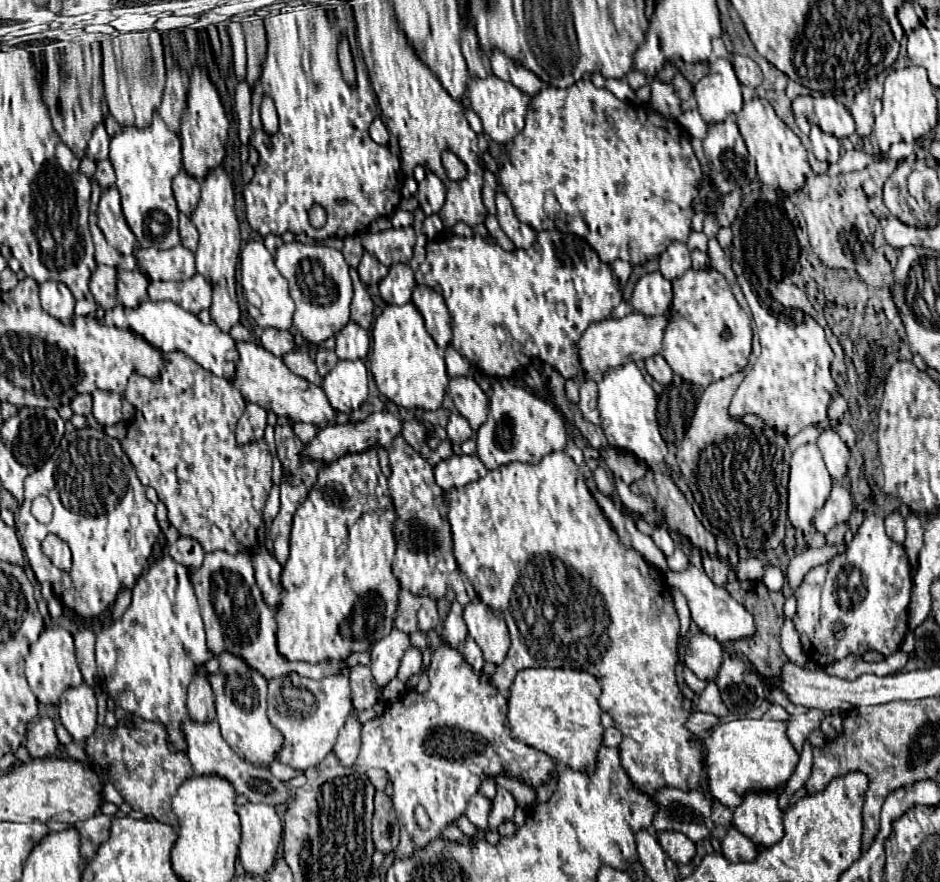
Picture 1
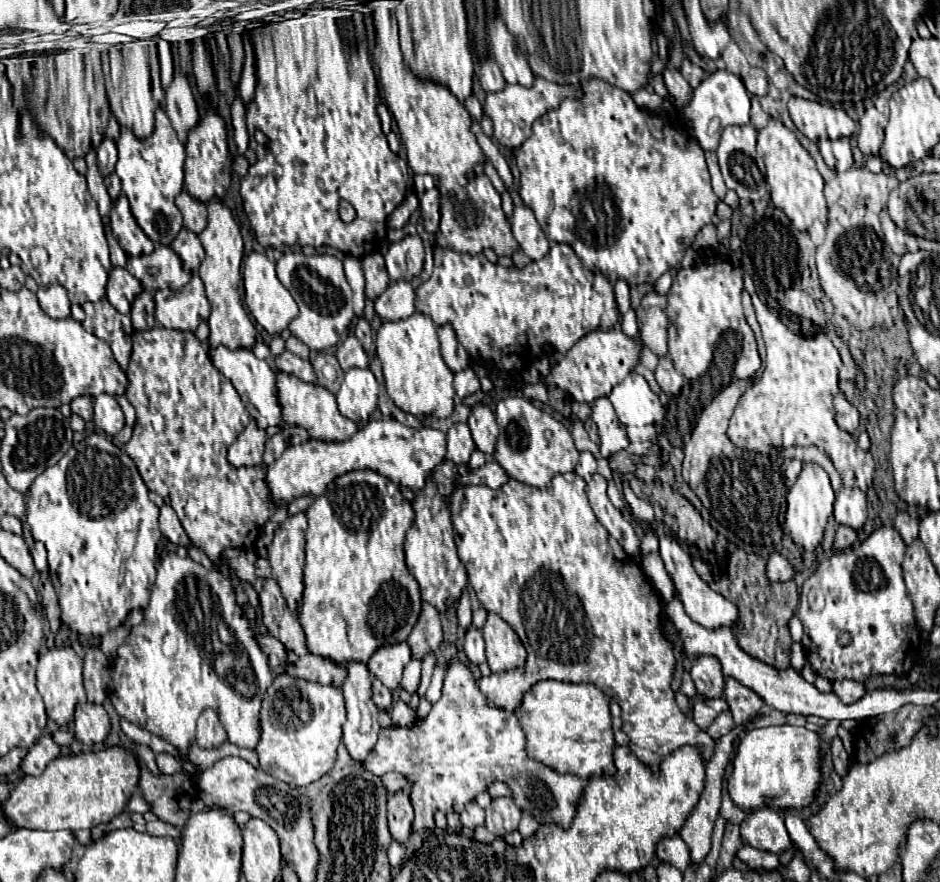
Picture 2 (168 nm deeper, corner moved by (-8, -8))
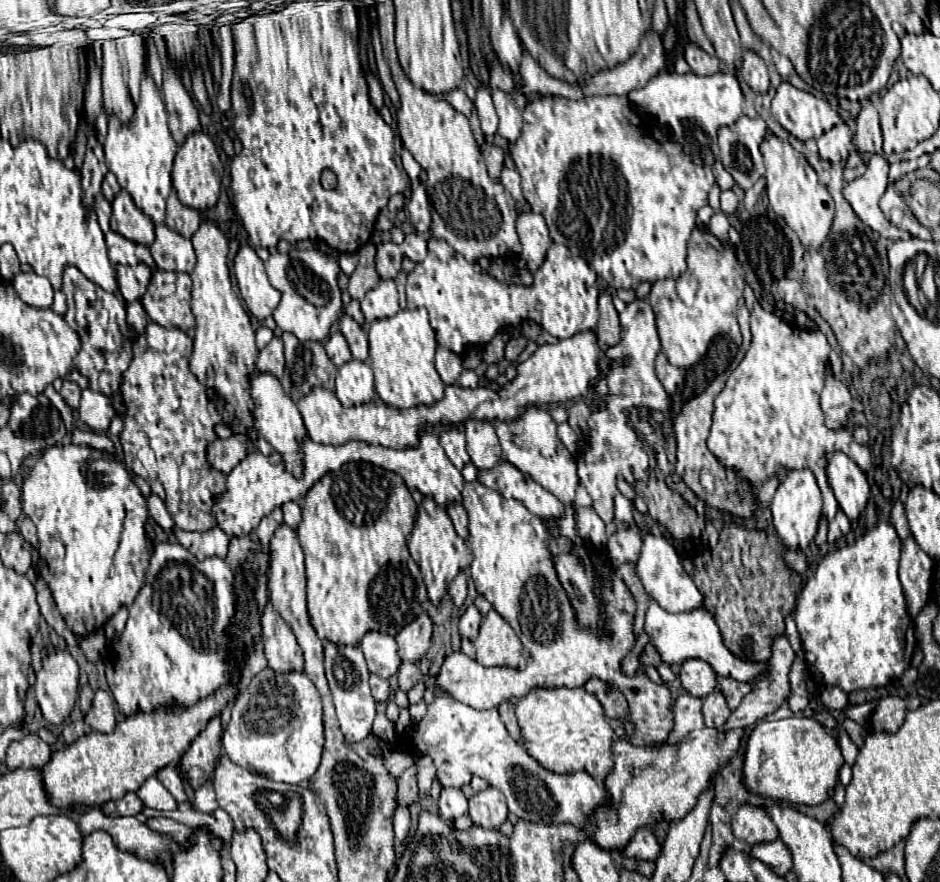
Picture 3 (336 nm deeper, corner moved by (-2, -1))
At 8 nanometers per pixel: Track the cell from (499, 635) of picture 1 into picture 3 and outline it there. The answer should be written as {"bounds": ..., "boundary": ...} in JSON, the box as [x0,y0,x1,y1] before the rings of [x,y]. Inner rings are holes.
{"bounds":[473,610,525,668],"boundary":[[[491,610],[479,628],[479,636],[473,642],[477,650],[477,662],[483,666],[509,666],[521,668],[525,664],[523,644],[515,630],[495,610]]]}

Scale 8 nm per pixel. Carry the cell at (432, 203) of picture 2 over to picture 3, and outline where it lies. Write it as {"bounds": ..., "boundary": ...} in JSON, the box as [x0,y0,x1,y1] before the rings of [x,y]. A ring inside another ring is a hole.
{"bounds":[407,184,432,236],"boundary":[[[423,184],[412,190],[409,202],[407,202],[407,210],[409,210],[409,218],[417,234],[429,236],[429,226],[432,222],[431,204],[427,200],[427,192]]]}

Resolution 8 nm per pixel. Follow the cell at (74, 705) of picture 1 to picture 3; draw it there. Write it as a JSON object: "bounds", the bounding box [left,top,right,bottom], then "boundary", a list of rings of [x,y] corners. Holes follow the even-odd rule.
{"bounds":[85,690,115,732],"boundary":[[[97,690],[93,706],[85,716],[85,722],[97,732],[111,732],[115,728],[115,702],[113,696],[105,690]]]}

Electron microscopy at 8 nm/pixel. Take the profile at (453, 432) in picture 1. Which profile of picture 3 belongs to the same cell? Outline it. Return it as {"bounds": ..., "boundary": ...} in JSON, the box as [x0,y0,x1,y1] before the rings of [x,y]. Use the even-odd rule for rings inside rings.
{"bounds":[439,426,471,470],"boundary":[[[455,426],[445,428],[439,442],[441,442],[447,458],[453,462],[453,466],[457,470],[463,470],[463,466],[471,462],[467,450],[465,450],[465,434],[461,428],[455,428]]]}

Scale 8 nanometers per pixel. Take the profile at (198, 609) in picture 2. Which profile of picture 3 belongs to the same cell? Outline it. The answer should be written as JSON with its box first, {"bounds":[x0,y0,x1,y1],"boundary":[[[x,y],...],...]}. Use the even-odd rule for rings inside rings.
{"bounds":[109,544,237,716],"boundary":[[[157,544],[145,574],[145,584],[129,608],[127,626],[121,638],[113,644],[113,680],[109,688],[119,710],[129,716],[137,710],[149,712],[169,704],[185,708],[207,698],[219,686],[237,682],[237,670],[227,662],[229,652],[225,628],[231,612],[235,612],[233,572],[223,558],[211,556],[197,560],[181,544]]]}

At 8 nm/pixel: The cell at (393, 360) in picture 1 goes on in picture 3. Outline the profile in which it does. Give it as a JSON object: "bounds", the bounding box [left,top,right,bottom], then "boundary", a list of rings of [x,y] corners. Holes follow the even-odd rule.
{"bounds":[369,308,445,408],"boundary":[[[425,308],[399,310],[391,318],[373,320],[369,324],[369,358],[379,398],[393,408],[413,408],[419,404],[431,406],[441,400],[445,384],[433,366],[435,348],[435,332],[429,326]]]}

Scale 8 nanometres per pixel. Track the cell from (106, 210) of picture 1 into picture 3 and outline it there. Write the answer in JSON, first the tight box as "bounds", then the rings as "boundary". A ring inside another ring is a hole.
{"bounds":[111,190,155,246],"boundary":[[[121,190],[113,200],[113,216],[111,216],[111,228],[119,232],[121,236],[127,236],[127,240],[151,246],[155,240],[155,228],[147,214],[143,214],[129,192]]]}

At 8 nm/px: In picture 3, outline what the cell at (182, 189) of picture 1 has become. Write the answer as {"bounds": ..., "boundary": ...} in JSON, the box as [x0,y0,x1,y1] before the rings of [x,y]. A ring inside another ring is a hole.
{"bounds":[165,192,201,238],"boundary":[[[171,192],[171,196],[167,198],[165,224],[167,224],[173,232],[181,234],[183,238],[191,238],[191,236],[197,232],[199,224],[201,224],[201,216],[199,216],[197,210],[183,206],[183,204],[179,202],[177,194]]]}

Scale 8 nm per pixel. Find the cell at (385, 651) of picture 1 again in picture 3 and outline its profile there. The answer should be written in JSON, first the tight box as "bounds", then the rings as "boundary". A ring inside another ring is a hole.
{"bounds":[359,630,401,678],"boundary":[[[371,630],[361,638],[359,646],[365,654],[365,662],[367,662],[367,668],[371,674],[377,674],[383,678],[397,674],[401,660],[399,660],[397,644],[395,644],[393,636]]]}

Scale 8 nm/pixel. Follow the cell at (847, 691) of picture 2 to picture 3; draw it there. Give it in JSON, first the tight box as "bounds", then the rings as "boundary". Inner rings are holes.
{"bounds":[819,686,847,710],"boundary":[[[825,686],[819,694],[819,702],[827,710],[843,710],[847,706],[847,694],[837,686]]]}

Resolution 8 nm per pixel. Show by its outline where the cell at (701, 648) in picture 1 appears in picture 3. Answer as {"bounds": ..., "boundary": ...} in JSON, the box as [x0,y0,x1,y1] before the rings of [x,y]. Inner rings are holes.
{"bounds":[679,660,717,698],"boundary":[[[685,660],[681,664],[681,672],[679,672],[679,680],[683,684],[683,688],[697,698],[705,698],[707,694],[713,692],[715,684],[717,684],[717,674],[713,672],[713,668],[703,662],[703,660]]]}

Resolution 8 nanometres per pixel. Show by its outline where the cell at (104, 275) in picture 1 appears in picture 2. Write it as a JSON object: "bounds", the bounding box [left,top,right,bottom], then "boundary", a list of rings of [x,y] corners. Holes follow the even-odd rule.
{"bounds":[107,267,141,313],"boundary":[[[115,267],[109,273],[109,281],[107,281],[107,301],[119,311],[119,313],[129,313],[131,301],[135,299],[137,293],[141,293],[141,283],[127,271],[127,269],[119,269]]]}

